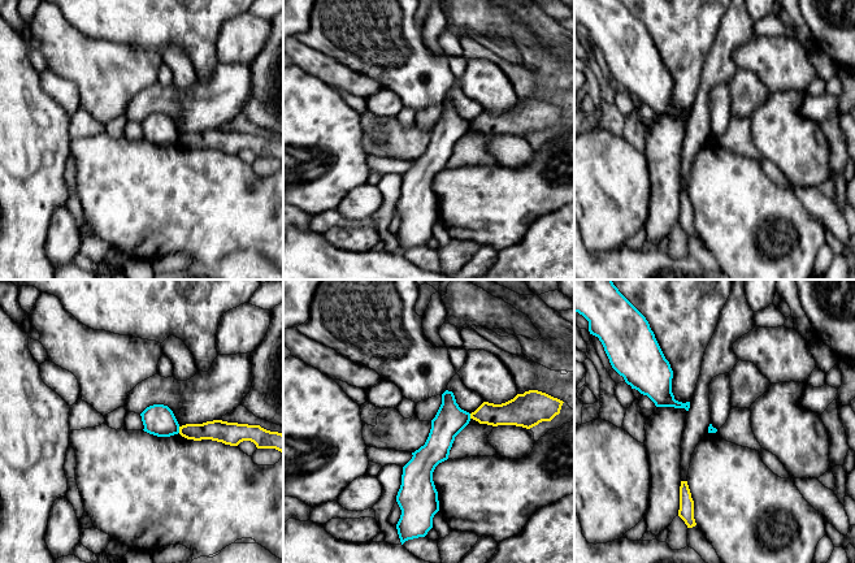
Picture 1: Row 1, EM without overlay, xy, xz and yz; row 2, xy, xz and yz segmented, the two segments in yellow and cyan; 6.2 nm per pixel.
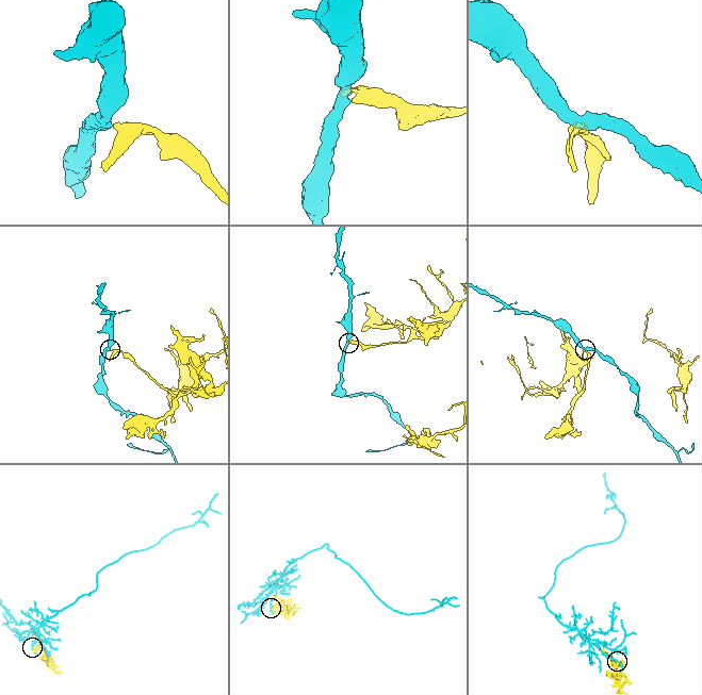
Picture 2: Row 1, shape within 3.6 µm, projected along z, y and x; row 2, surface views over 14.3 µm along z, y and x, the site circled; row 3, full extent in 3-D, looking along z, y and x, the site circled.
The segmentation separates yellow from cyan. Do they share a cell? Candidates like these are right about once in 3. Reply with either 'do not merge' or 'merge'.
do not merge

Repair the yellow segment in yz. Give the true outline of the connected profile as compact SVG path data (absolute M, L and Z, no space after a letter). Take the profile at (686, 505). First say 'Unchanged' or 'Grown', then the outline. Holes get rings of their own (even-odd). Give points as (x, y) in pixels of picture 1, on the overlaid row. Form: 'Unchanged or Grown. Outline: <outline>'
Unchanged. Outline: M681 481L678 516L685 521L687 528L693 528L696 525L694 519L694 501L691 498L687 481Z

